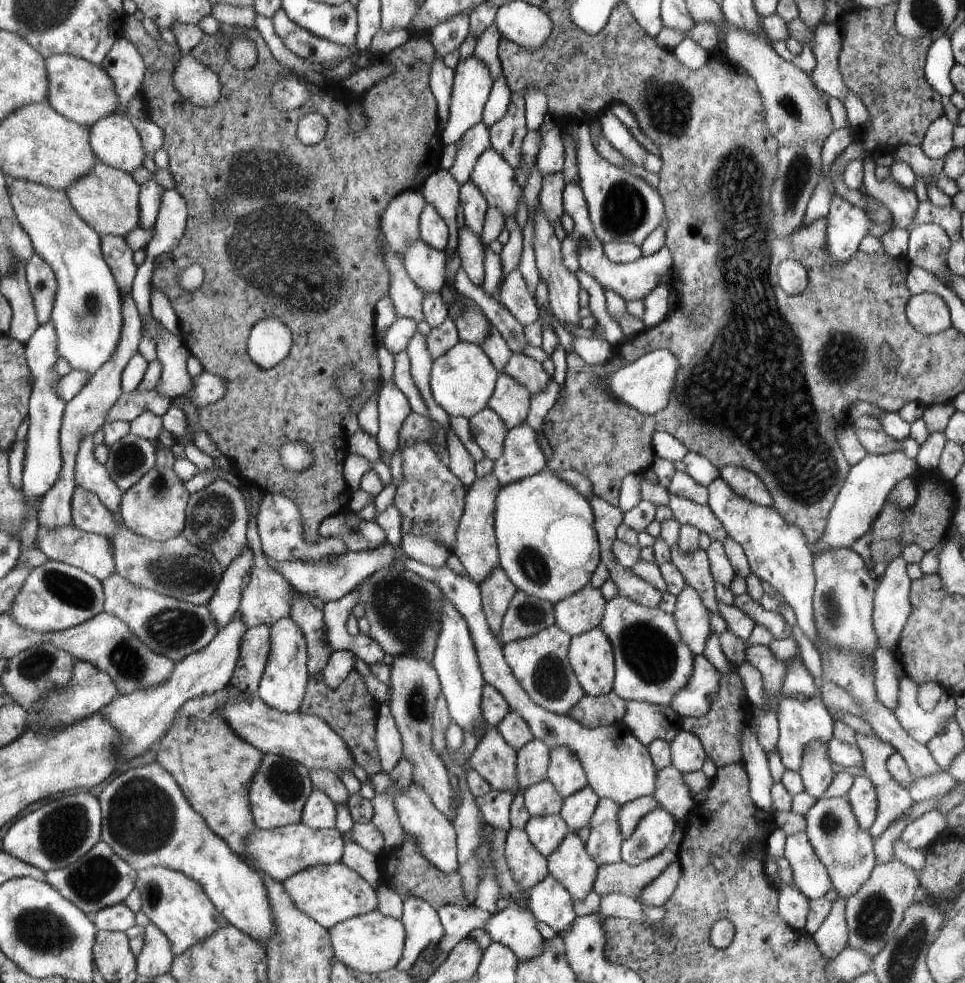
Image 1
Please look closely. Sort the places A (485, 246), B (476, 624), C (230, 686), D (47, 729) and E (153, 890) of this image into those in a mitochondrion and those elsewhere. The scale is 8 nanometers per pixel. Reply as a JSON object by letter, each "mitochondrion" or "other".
{"A":"other","B":"other","C":"other","D":"other","E":"mitochondrion"}

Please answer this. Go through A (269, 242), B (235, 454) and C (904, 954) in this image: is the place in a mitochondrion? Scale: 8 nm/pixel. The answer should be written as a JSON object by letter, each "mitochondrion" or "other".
{"A":"mitochondrion","B":"other","C":"mitochondrion"}

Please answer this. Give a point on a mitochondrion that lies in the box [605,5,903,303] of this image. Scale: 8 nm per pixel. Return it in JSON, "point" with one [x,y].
{"point":[667,104]}

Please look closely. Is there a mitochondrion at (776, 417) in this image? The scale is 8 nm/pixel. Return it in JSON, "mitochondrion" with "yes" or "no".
{"mitochondrion":"yes"}

